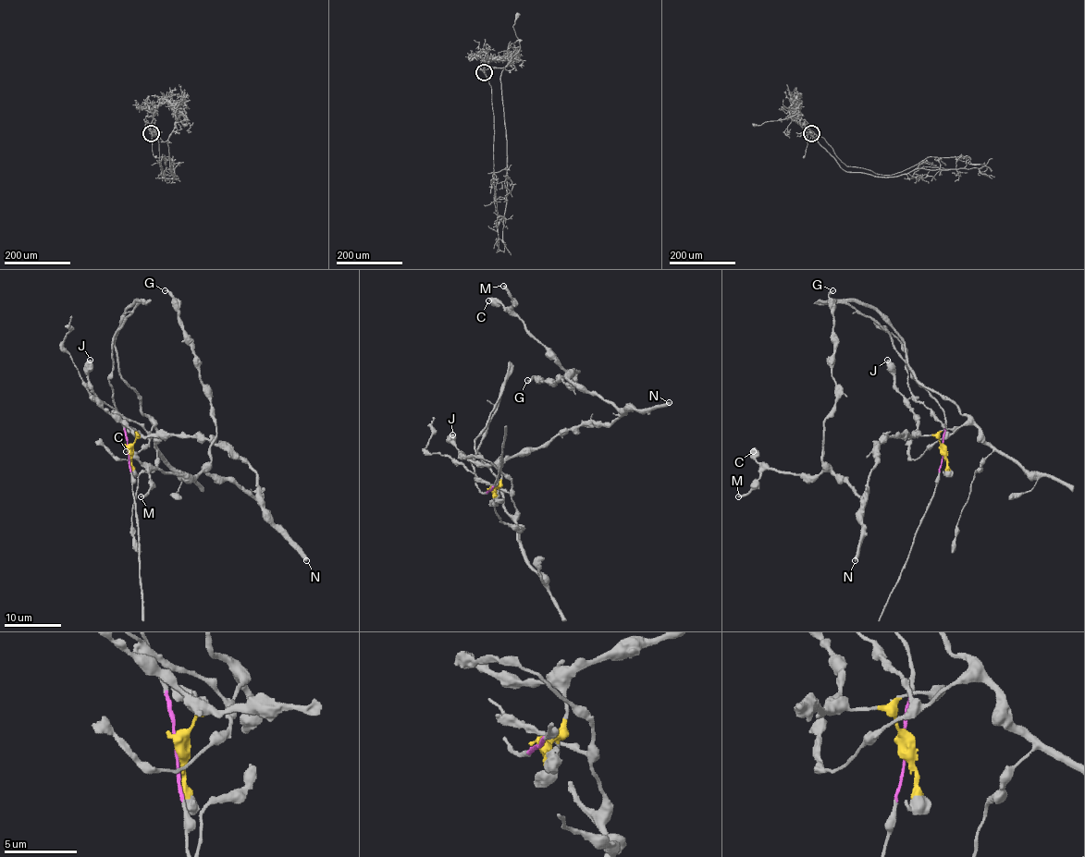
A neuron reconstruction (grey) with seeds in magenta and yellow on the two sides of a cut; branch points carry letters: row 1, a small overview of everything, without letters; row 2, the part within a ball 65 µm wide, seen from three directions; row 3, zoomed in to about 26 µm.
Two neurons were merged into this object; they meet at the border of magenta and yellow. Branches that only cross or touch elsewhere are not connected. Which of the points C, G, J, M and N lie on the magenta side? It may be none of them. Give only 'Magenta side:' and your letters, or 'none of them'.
Magenta side: none of them

